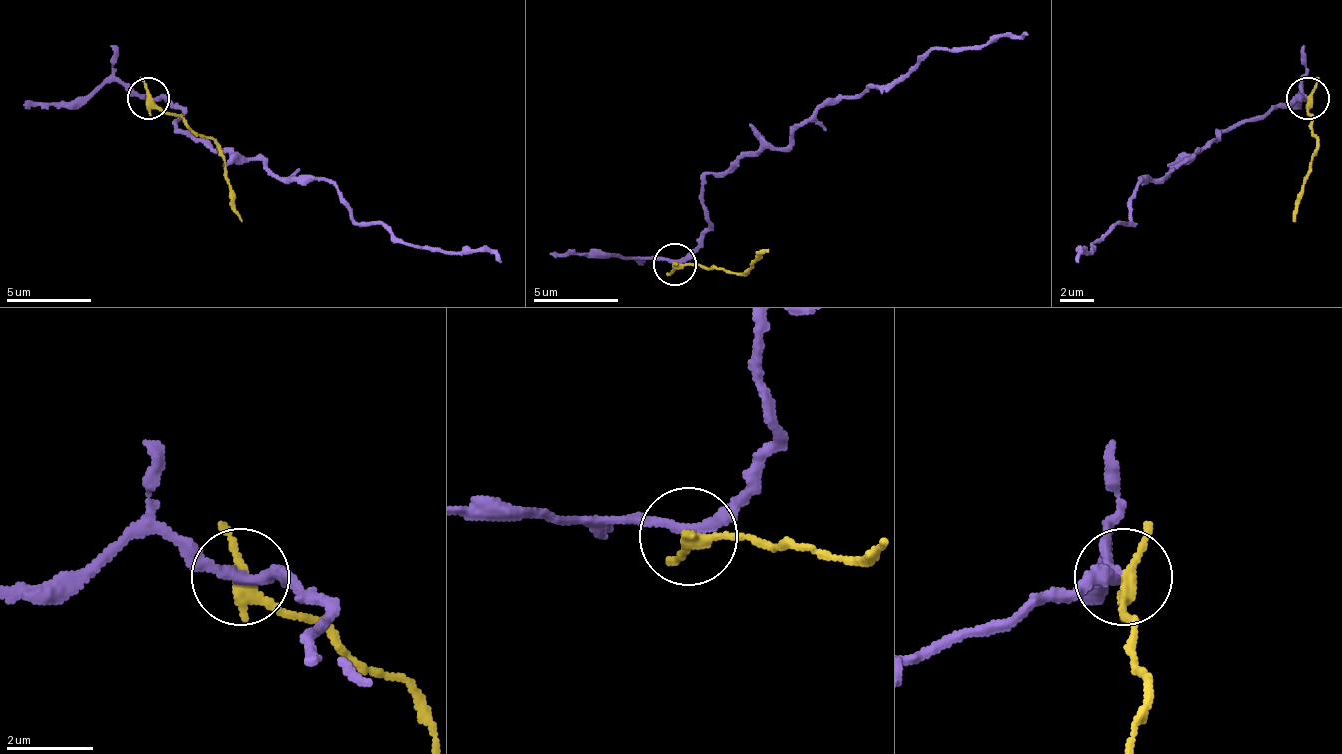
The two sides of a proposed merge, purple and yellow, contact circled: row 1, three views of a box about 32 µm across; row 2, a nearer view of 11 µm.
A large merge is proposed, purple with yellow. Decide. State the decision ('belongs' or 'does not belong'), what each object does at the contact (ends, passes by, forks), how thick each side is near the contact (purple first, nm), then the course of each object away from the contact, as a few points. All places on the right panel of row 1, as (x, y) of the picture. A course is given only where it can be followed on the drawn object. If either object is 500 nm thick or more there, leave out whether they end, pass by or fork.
does not belong | purple passes by | yellow passes by | 240/280 nm | purple via (1309, 99), (1228, 125), (1168, 176), (1143, 180), (1130, 218), (1075, 261) | yellow via (1309, 99), (1317, 142), (1292, 223)

